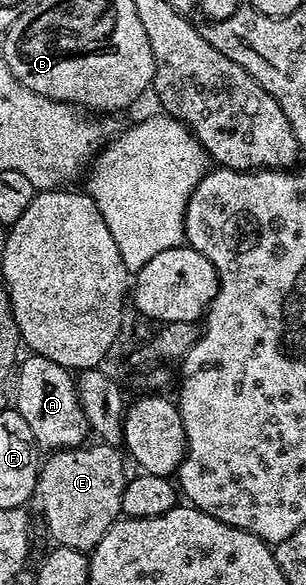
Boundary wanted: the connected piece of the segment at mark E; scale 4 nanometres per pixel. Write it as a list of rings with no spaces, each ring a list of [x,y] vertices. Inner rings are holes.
[[[84,443],[75,449],[57,449],[50,454],[51,457],[39,466],[39,487],[37,490],[37,502],[43,508],[43,521],[51,532],[56,546],[64,545],[70,549],[76,549],[82,553],[90,554],[91,550],[105,539],[105,531],[113,527],[120,520],[123,508],[121,507],[121,495],[125,491],[129,480],[129,473],[123,470],[125,457],[118,448],[104,443]]]

